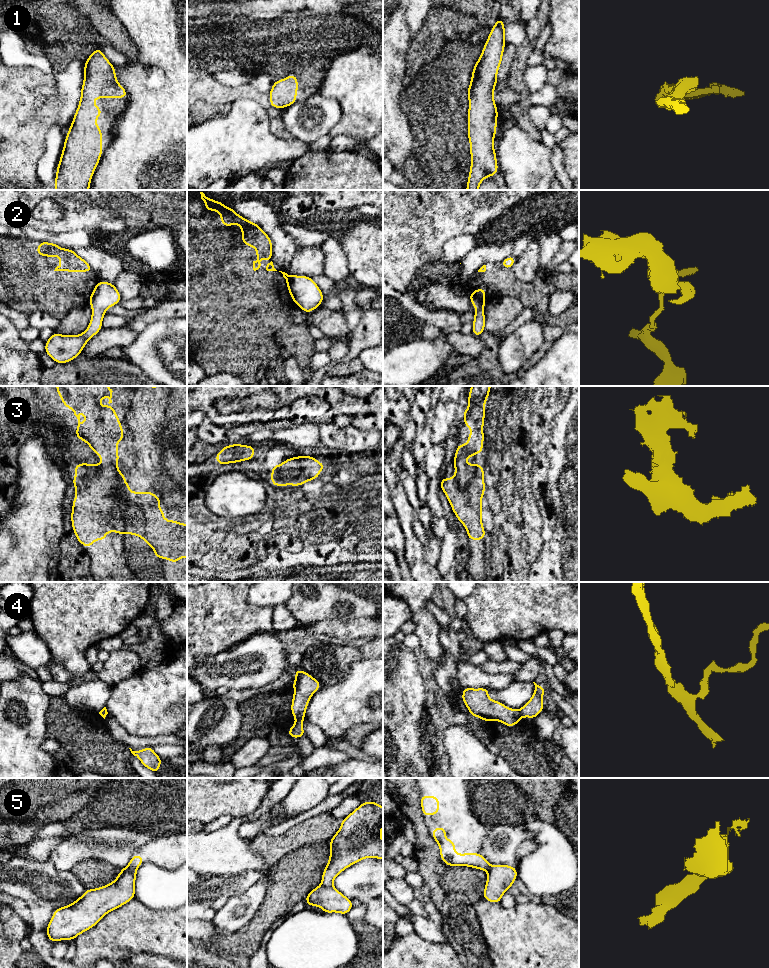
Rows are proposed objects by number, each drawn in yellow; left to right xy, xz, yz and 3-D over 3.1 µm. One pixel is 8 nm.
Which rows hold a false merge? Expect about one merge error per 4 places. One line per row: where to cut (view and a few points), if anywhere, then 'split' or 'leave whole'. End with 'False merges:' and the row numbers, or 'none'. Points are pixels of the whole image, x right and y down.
1: no cut; leave whole
2: cut in xz along (289, 276), (287, 286); split
3: no cut; leave whole
4: cut in xz along (296, 719), (302, 721); split
5: cut in xz along (321, 884), (332, 886); split
False merges: 2, 4, 5

